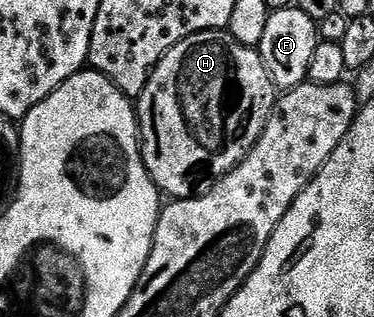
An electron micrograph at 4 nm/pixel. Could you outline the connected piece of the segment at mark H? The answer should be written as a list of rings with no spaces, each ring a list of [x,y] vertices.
[[[225,30],[200,32],[199,34],[191,34],[191,38],[183,38],[183,42],[179,42],[174,46],[155,65],[152,74],[149,76],[147,86],[135,100],[139,139],[141,141],[141,157],[145,160],[145,168],[149,172],[149,177],[157,183],[158,189],[166,197],[173,200],[189,200],[195,195],[208,192],[212,185],[216,184],[222,176],[226,176],[253,149],[255,142],[261,136],[261,131],[265,128],[265,123],[268,122],[269,116],[273,112],[274,103],[275,85],[273,79],[269,76],[269,71],[265,69],[265,64],[261,60],[261,53],[257,48],[243,46],[234,36],[230,36],[228,31]]]

